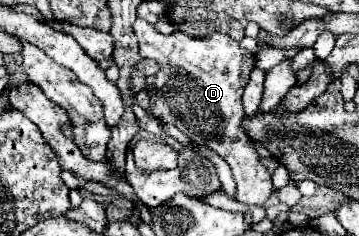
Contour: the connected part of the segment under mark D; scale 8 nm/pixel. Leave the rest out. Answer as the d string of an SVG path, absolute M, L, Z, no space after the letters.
M146 20L134 22L134 34L138 38L140 58L156 60L160 68L154 76L154 94L146 110L148 116L156 118L160 124L176 126L192 142L222 156L232 168L238 202L262 206L274 186L268 170L258 160L252 138L244 130L244 120L248 116L242 108L242 92L256 64L254 54L240 48L238 42L226 34L214 32L214 36L206 38L192 38L184 32L160 34Z

